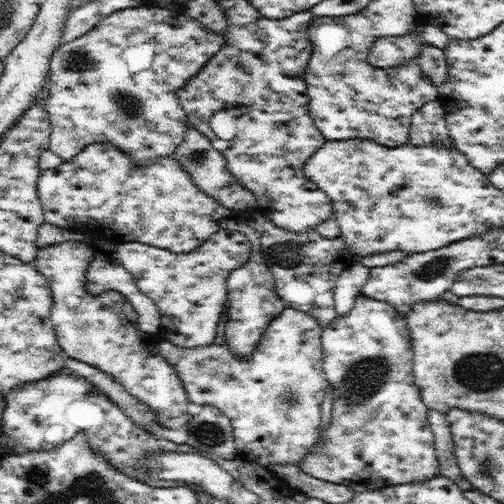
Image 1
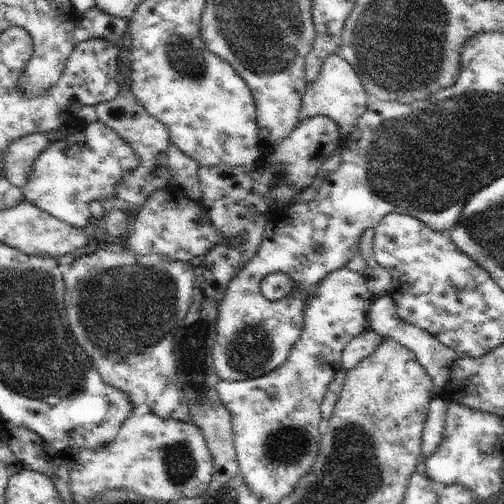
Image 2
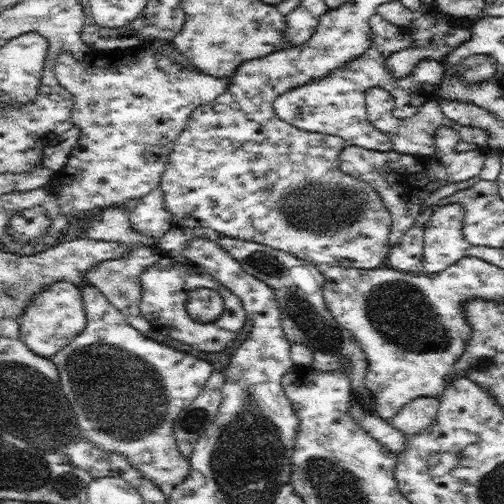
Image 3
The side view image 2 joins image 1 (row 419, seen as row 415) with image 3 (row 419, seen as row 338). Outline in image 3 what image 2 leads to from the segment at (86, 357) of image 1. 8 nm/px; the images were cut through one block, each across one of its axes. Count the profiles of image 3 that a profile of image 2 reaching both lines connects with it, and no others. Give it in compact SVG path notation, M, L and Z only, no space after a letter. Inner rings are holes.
M81 286L79 290L87 316L85 330L73 342L69 342L69 346L63 346L63 350L59 350L51 360L59 370L59 386L73 408L79 432L83 434L85 442L93 442L93 446L99 446L105 452L125 456L127 462L153 484L171 484L175 488L189 474L189 458L185 458L175 444L173 420L203 392L213 368L205 360L197 358L195 362L193 356L183 352L179 354L173 348L143 336L97 286Z

